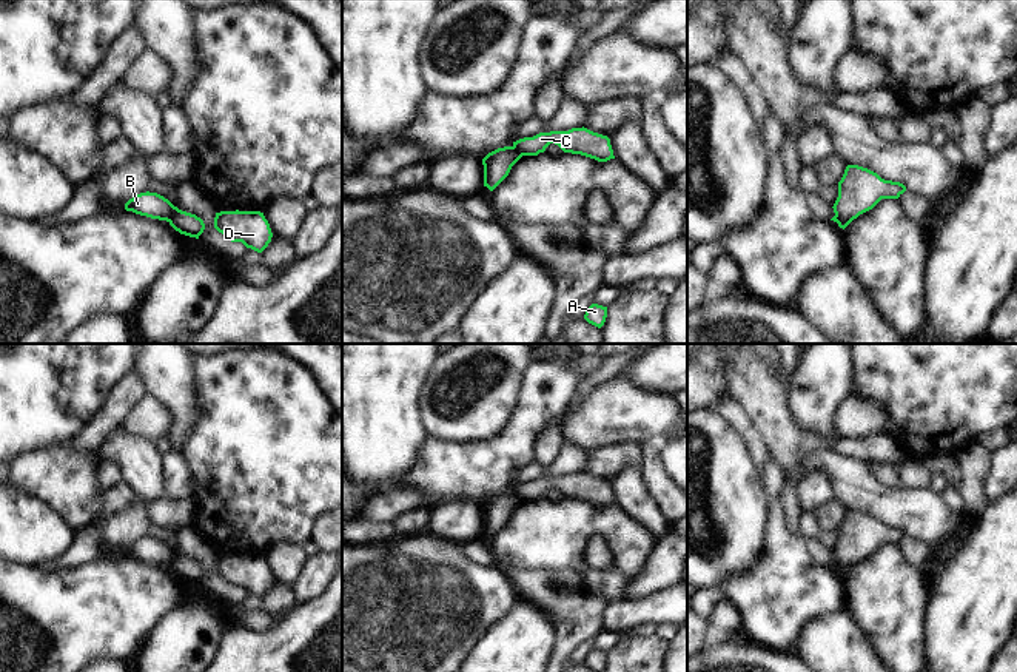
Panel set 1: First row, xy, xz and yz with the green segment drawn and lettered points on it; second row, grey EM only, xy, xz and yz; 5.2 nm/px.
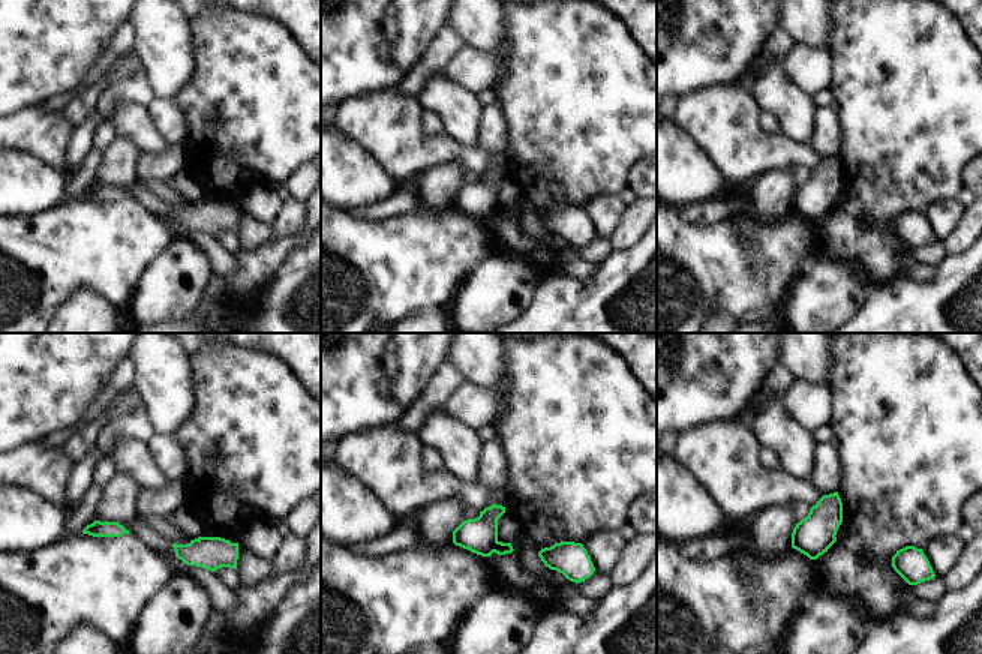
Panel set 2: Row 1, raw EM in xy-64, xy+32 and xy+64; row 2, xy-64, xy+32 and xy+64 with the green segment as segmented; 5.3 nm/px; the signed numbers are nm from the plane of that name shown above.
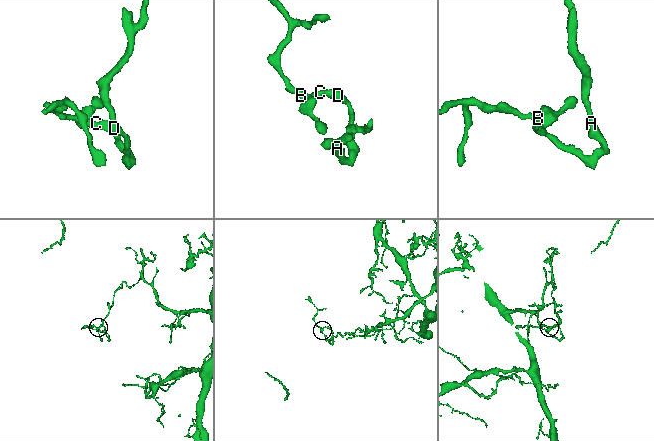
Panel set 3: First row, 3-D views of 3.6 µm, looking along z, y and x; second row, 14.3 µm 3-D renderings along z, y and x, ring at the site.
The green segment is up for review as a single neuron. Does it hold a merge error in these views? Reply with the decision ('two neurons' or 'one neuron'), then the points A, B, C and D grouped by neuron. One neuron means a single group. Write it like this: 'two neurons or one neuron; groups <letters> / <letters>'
two neurons; groups A C D / B

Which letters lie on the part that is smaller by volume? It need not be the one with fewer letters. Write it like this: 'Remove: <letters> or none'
Remove: B

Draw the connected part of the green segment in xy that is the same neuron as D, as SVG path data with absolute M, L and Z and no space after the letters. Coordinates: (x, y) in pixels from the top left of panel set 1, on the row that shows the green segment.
M260 211L216 213L214 228L231 242L242 242L247 248L262 253L271 242L273 233Z

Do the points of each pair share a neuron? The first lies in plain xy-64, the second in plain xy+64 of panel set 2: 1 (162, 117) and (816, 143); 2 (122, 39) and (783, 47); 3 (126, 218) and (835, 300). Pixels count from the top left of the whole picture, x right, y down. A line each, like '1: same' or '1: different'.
1: same
2: same
3: different

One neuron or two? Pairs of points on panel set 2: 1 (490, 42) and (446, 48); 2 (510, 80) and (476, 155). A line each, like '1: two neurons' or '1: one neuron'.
1: two neurons
2: two neurons

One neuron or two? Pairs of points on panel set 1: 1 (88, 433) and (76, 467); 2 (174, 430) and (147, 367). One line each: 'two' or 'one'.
1: two
2: one

